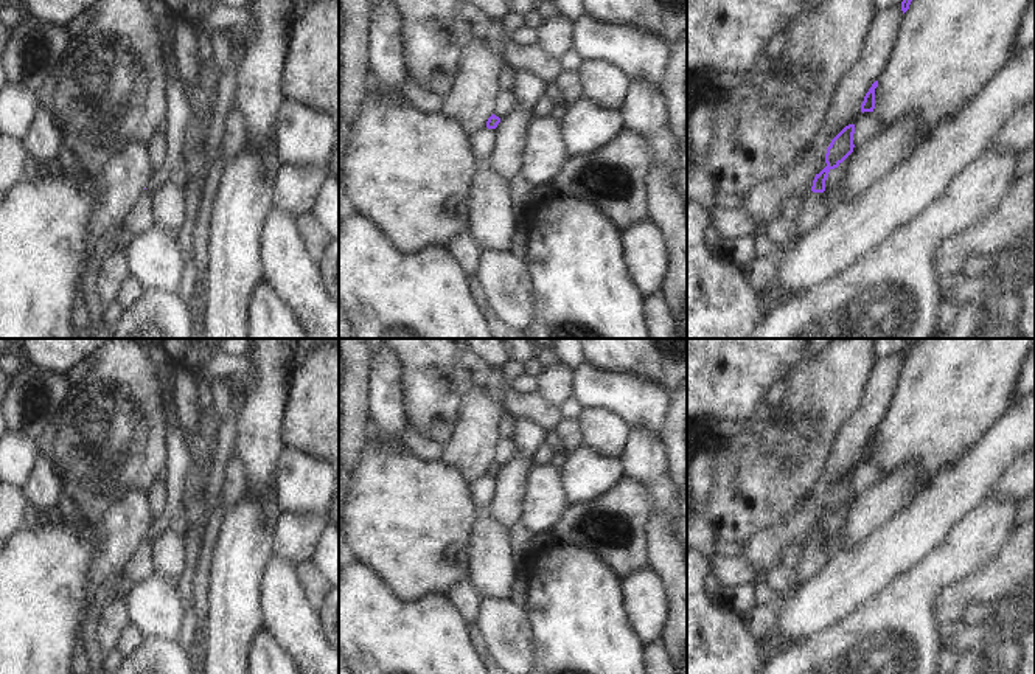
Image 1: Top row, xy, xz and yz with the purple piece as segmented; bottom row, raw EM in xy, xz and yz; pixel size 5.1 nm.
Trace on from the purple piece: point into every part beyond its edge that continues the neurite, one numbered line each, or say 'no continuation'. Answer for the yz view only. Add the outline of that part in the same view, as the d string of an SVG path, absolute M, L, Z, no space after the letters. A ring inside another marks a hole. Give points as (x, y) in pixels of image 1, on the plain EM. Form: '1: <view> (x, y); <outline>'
1: yz (813, 559); M808 530L800 539L789 539L782 550L783 553L802 554L797 570L789 575L791 582L796 589L803 585L811 576L819 573L830 559L830 556L824 551L824 542L813 540L811 534L813 531Z

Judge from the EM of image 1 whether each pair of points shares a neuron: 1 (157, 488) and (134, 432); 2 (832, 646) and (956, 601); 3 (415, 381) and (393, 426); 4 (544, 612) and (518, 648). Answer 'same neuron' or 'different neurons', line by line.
1: different neurons
2: different neurons
3: different neurons
4: different neurons

